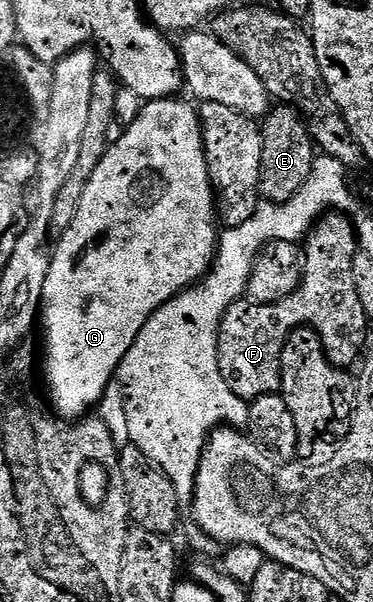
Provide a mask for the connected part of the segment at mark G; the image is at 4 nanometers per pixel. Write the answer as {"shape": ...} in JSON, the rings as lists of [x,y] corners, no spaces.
{"shape":[[[164,99],[149,101],[137,115],[132,125],[122,130],[119,142],[112,144],[104,153],[101,163],[93,171],[87,181],[85,191],[81,195],[81,203],[77,207],[77,215],[73,215],[69,228],[62,230],[59,246],[50,254],[51,266],[45,279],[43,299],[41,302],[41,325],[43,321],[43,377],[47,380],[49,405],[63,419],[83,419],[92,412],[91,409],[100,404],[104,394],[108,392],[107,384],[119,372],[119,364],[125,359],[129,347],[137,339],[137,335],[145,327],[145,323],[161,306],[170,301],[184,289],[190,289],[196,281],[208,272],[213,263],[217,248],[217,210],[215,198],[211,192],[211,180],[207,174],[207,160],[203,154],[203,132],[199,129],[199,114],[190,109],[180,99]]]}

